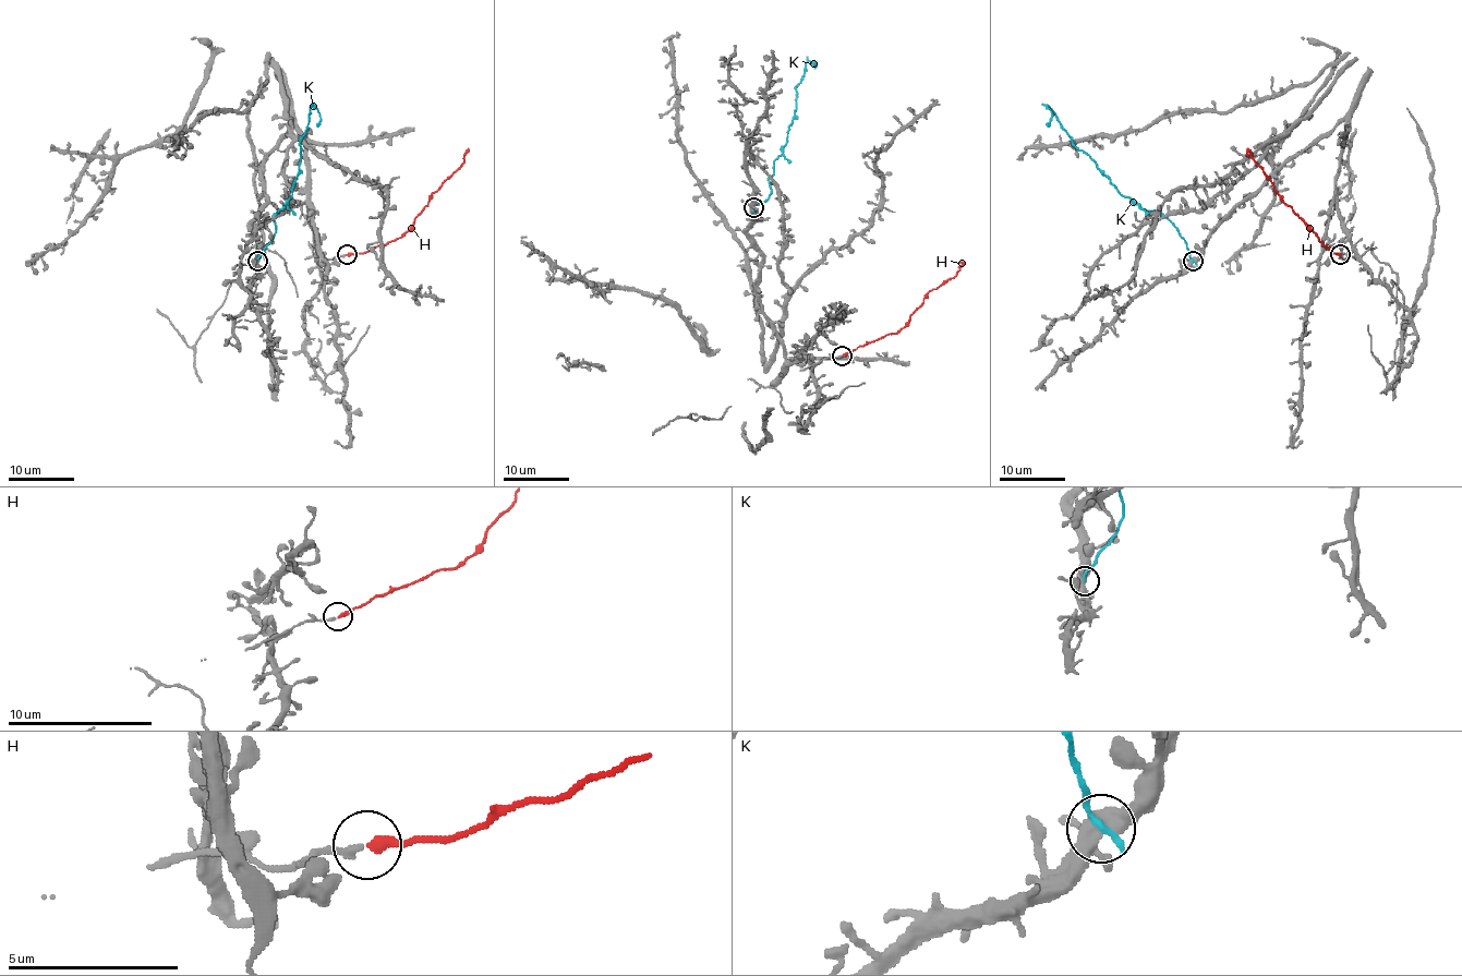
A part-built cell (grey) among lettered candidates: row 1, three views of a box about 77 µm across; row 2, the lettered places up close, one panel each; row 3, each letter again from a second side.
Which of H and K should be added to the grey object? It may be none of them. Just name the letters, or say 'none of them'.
H

